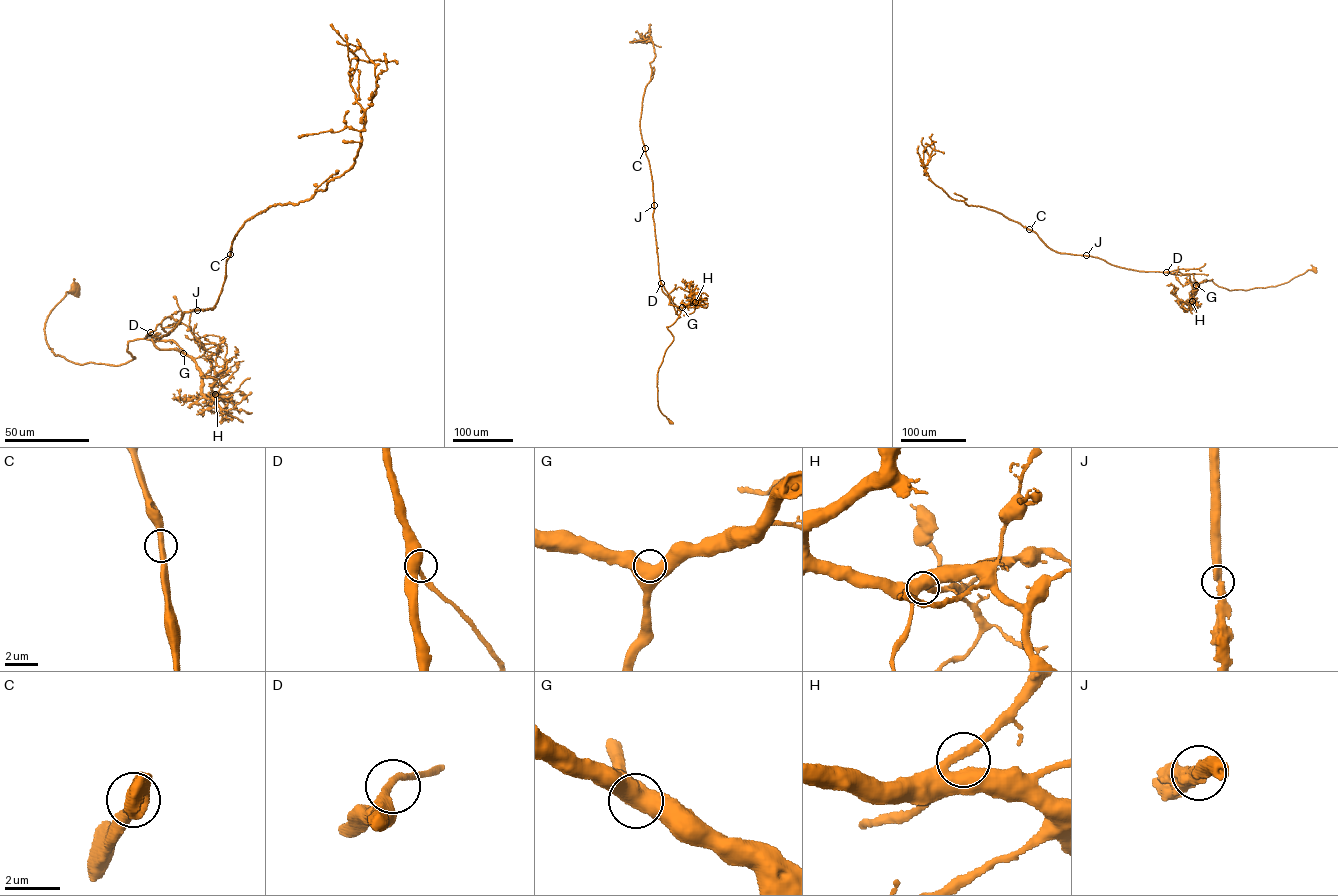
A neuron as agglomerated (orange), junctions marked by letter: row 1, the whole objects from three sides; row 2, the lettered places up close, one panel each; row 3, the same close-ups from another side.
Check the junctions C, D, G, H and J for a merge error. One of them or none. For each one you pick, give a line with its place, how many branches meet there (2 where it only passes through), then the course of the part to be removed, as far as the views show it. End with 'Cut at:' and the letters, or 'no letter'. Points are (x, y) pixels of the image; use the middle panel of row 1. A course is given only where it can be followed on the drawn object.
Cut at: no letter

